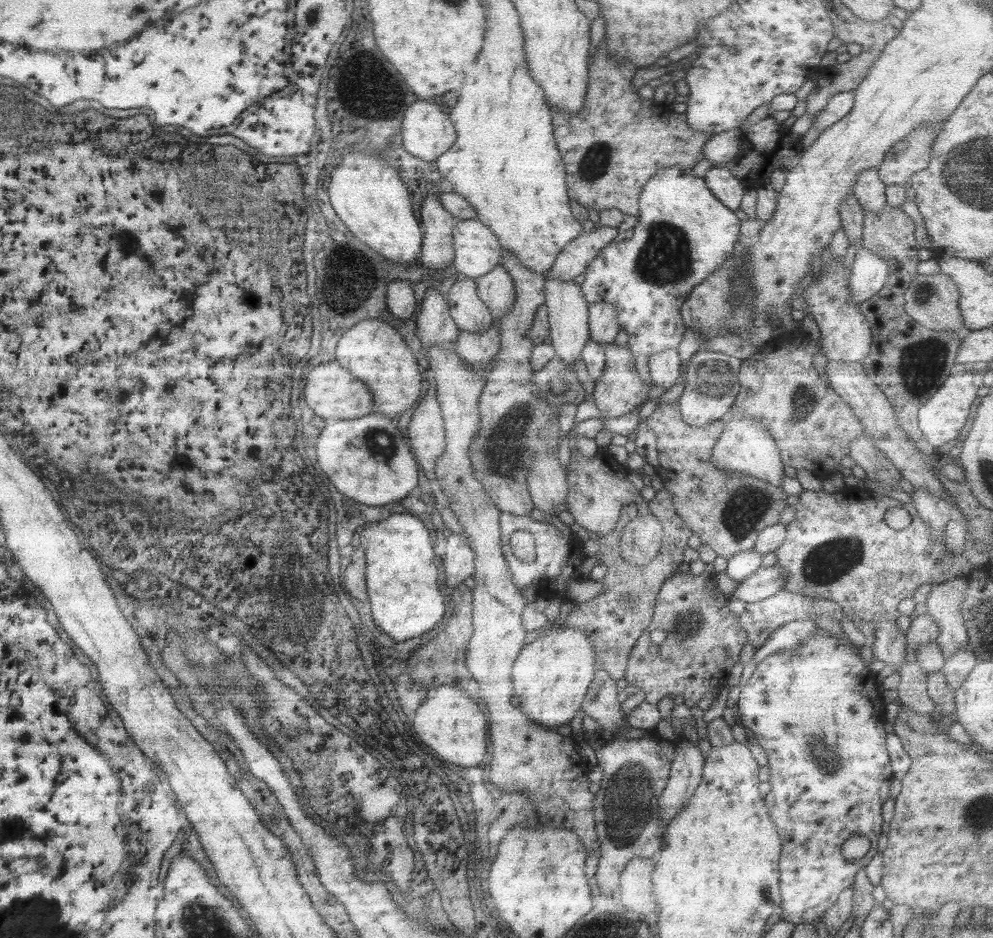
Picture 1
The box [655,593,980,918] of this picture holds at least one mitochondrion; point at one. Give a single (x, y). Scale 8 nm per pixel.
(826, 754)

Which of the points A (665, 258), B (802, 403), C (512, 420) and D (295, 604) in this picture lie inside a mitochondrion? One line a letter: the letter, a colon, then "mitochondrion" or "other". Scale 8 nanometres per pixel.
A: mitochondrion
B: mitochondrion
C: mitochondrion
D: mitochondrion

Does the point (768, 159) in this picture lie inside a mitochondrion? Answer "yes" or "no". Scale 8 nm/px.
no

